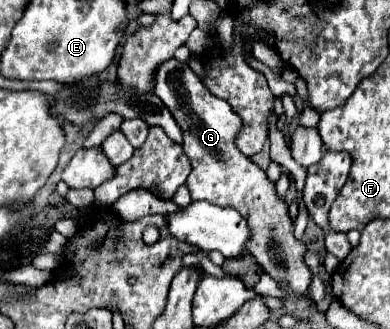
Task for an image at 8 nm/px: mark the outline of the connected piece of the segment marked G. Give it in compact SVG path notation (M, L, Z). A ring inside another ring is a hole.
M175 58L157 66L153 92L165 102L165 106L169 106L169 112L183 128L183 150L193 164L187 178L193 200L207 200L217 206L231 206L239 210L253 230L249 254L273 280L283 282L287 290L309 296L311 272L303 262L307 248L293 236L293 220L289 218L287 202L277 198L275 184L269 182L267 174L235 146L237 132L241 130L241 118L225 100L213 96L187 64L177 62Z

